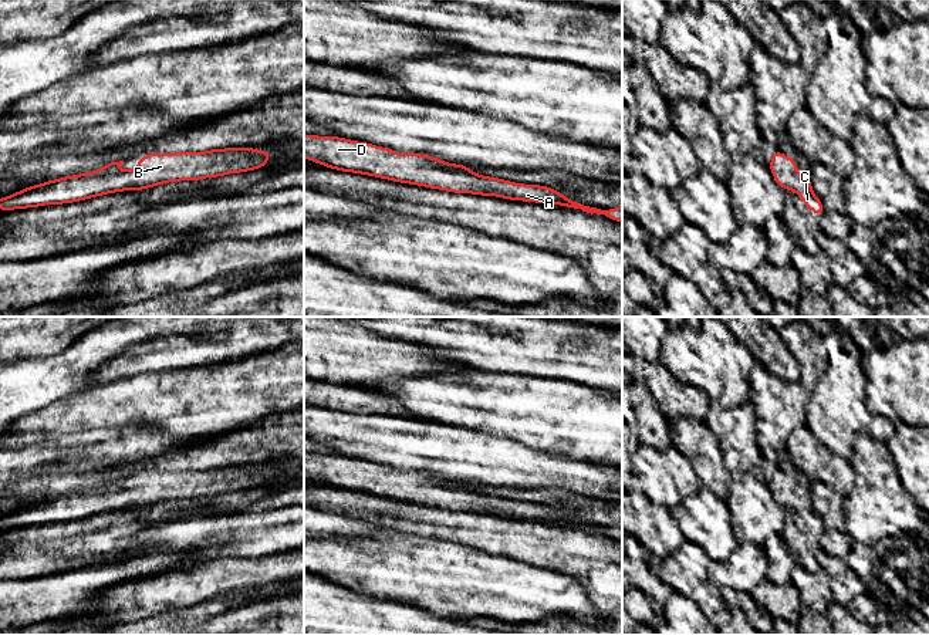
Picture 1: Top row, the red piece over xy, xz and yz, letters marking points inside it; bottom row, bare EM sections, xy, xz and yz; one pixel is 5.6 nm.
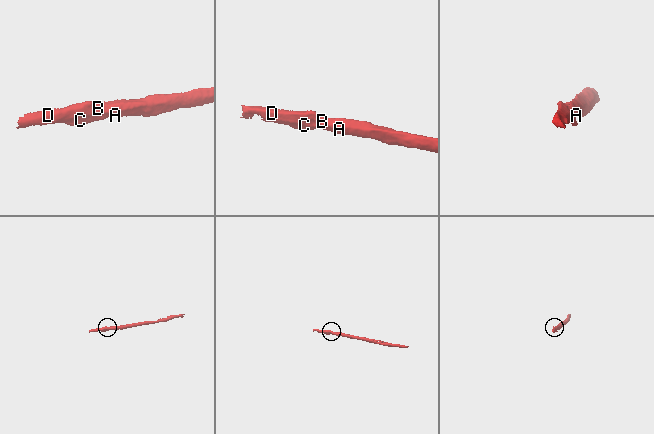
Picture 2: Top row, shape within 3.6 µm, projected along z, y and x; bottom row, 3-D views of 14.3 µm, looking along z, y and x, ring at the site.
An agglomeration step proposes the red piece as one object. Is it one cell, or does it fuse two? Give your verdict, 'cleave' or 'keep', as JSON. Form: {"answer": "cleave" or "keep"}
{"answer": "keep"}

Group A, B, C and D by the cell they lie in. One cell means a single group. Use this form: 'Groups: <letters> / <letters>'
Groups: A B C D

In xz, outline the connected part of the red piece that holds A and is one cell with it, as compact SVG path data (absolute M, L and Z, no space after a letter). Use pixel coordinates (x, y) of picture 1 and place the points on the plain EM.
M304 453L304 476L339 490L361 492L391 500L418 503L452 511L496 514L509 519L558 523L604 533L622 541L622 526L601 528L565 516L558 509L490 496L466 483L449 482L430 473L398 472L393 467L341 455Z

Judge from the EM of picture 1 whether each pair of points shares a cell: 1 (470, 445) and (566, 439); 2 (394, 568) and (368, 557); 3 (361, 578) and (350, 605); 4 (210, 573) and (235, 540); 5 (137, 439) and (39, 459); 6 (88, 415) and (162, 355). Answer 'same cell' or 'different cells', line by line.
1: different cells
2: same cell
3: different cells
4: different cells
5: same cell
6: different cells

